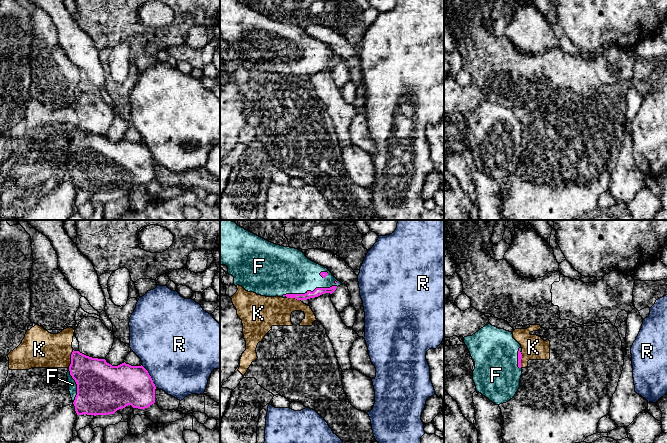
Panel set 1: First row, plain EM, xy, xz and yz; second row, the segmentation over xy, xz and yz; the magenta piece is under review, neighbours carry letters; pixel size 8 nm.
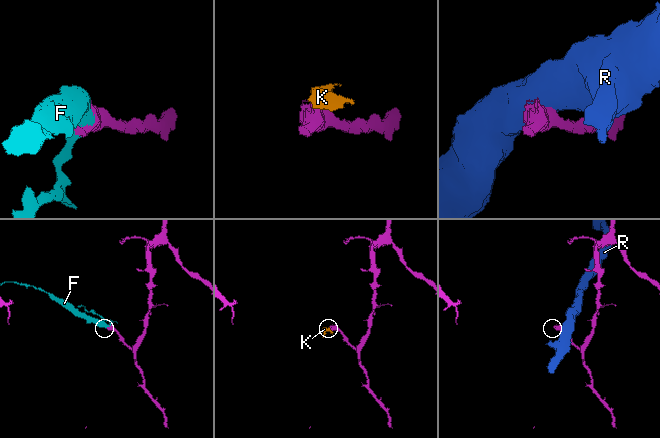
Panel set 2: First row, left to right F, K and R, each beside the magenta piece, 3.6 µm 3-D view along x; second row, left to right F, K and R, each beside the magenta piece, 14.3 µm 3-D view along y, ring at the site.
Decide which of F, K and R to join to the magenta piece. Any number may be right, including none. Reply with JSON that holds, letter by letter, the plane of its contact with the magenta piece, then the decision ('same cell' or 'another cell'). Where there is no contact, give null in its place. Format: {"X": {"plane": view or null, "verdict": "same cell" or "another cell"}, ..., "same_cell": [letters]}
{"F": {"plane": "xz", "verdict": "same cell"}, "K": {"plane": "xy", "verdict": "another cell"}, "R": {"plane": "xy", "verdict": "another cell"}, "same_cell": ["F"]}

